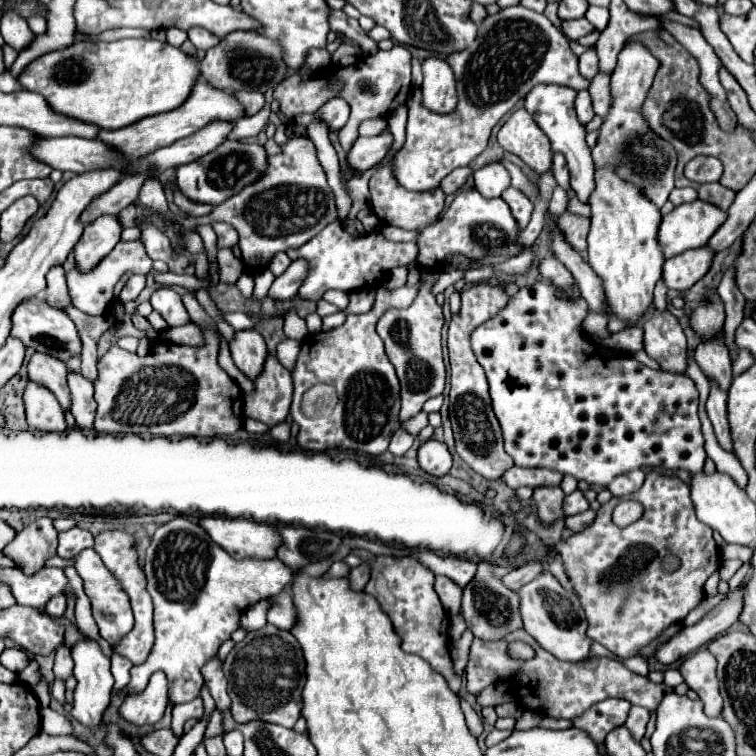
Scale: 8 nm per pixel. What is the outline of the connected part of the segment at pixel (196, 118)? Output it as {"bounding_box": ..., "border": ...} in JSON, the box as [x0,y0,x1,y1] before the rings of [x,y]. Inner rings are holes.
{"bounding_box":[98,80,246,158],"border":[[[200,80],[196,84],[192,96],[180,108],[170,110],[170,112],[164,112],[164,114],[142,118],[142,120],[138,120],[138,122],[134,122],[130,126],[118,128],[118,130],[102,130],[98,138],[104,140],[104,142],[108,142],[108,144],[112,144],[114,148],[118,148],[128,158],[140,158],[140,156],[146,156],[148,152],[154,152],[156,148],[170,146],[176,140],[186,138],[186,136],[202,130],[206,124],[210,124],[214,120],[224,120],[224,122],[230,120],[230,122],[236,122],[238,118],[244,118],[244,116],[246,116],[244,106],[236,100],[236,96],[232,92],[214,88],[210,82]]]}

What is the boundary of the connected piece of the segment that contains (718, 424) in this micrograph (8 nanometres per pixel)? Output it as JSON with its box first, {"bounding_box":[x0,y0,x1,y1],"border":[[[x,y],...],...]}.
{"bounding_box":[706,384,734,452],"border":[[[710,384],[710,386],[712,386],[712,390],[710,390],[710,398],[706,402],[708,418],[714,426],[714,432],[716,432],[716,438],[720,442],[720,446],[726,452],[734,452],[732,438],[730,438],[730,428],[728,428],[728,418],[726,418],[726,394],[716,384]]]}

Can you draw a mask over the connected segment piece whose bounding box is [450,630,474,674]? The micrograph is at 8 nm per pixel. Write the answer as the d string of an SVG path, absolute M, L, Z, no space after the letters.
M466 630L466 632L462 634L462 638L460 638L458 642L454 642L454 644L452 644L452 648L450 648L452 662L454 662L454 670L456 670L458 674L462 674L462 672L464 672L464 664L468 662L468 650L470 650L472 640L474 640L472 630Z

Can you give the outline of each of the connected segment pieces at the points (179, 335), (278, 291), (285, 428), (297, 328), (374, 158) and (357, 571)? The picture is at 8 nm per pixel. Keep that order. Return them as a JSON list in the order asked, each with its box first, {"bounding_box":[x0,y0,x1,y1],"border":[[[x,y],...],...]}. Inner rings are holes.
[{"bounding_box":[160,324,204,346],"border":[[[186,324],[180,328],[170,328],[166,332],[160,332],[160,336],[168,342],[176,342],[176,344],[188,344],[188,346],[202,346],[204,338],[202,338],[202,330],[196,324]]]},{"bounding_box":[268,258,308,300],"border":[[[302,258],[292,260],[288,270],[274,280],[268,294],[274,300],[290,300],[290,298],[294,298],[298,294],[298,288],[306,280],[306,276],[308,276],[308,262],[302,260]]]},{"bounding_box":[270,422,290,442],"border":[[[280,422],[280,424],[272,426],[270,428],[270,436],[276,442],[288,442],[288,438],[290,438],[290,424],[288,422]]]},{"bounding_box":[284,308,308,342],"border":[[[290,308],[290,312],[284,316],[284,334],[292,340],[298,340],[298,342],[302,342],[308,336],[306,322],[296,314],[294,308]]]},{"bounding_box":[346,132,392,172],"border":[[[382,132],[372,138],[360,136],[346,154],[350,170],[352,172],[366,172],[366,170],[374,168],[376,164],[380,164],[386,158],[390,146],[392,146],[390,132]]]},{"bounding_box":[348,562,370,590],"border":[[[362,562],[360,566],[356,566],[356,568],[350,570],[348,578],[350,578],[350,584],[352,584],[354,590],[364,590],[364,586],[370,580],[370,566],[366,562]]]}]

